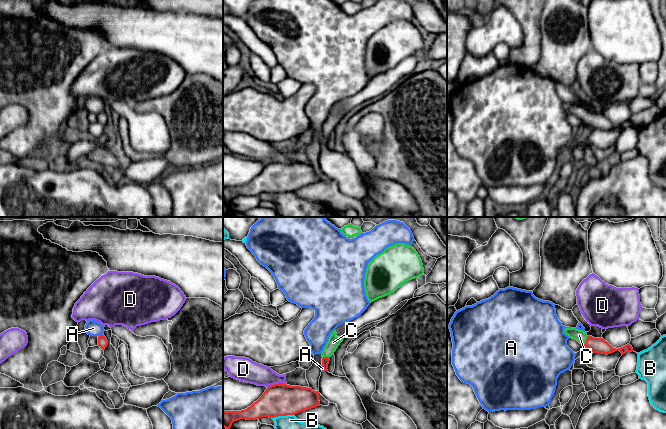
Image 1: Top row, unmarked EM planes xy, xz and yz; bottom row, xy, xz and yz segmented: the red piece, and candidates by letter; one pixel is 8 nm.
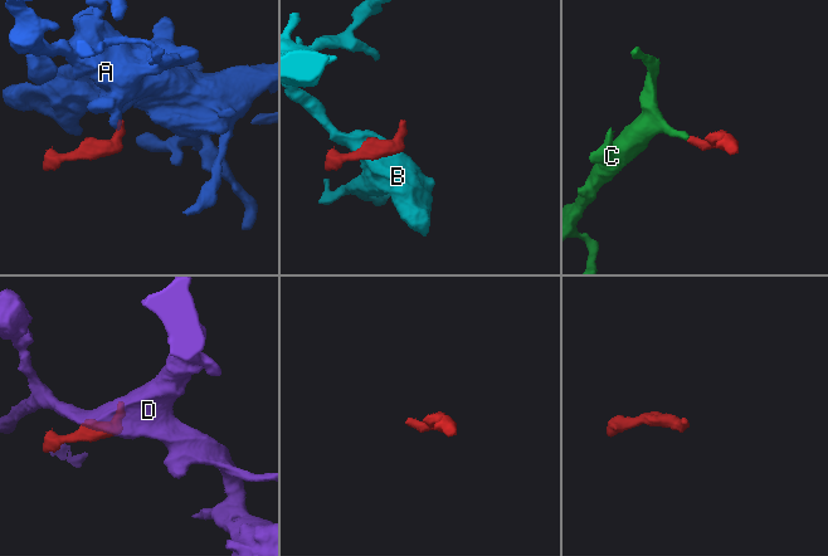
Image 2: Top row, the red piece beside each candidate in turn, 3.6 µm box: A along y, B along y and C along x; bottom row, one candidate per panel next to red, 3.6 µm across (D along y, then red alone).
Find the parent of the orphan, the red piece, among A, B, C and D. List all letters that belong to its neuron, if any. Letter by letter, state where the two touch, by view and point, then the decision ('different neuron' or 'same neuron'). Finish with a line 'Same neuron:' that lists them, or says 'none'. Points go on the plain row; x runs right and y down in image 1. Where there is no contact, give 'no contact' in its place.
A: contact xy (101, 111); different neuron
B: contact xz (283, 191); different neuron
C: contact yz (586, 116); same neuron
D: contact xz (276, 160); different neuron
Same neuron: C

